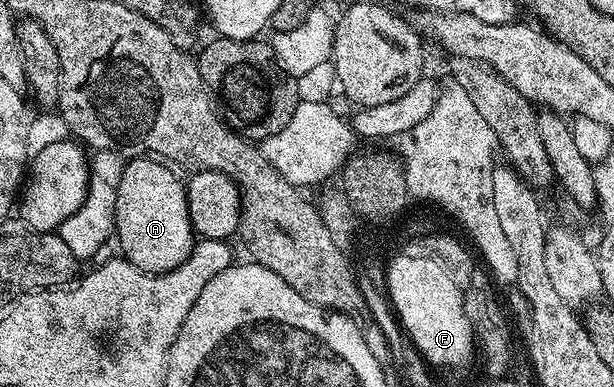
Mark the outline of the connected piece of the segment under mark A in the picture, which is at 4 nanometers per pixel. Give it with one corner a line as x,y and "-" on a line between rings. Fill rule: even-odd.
146,155
135,157
138,158
125,162
122,179
116,187
114,237
115,240
118,239
123,258
132,265
147,273
168,273
186,261
196,242
195,229
189,219
187,188
183,180
180,181
165,162

